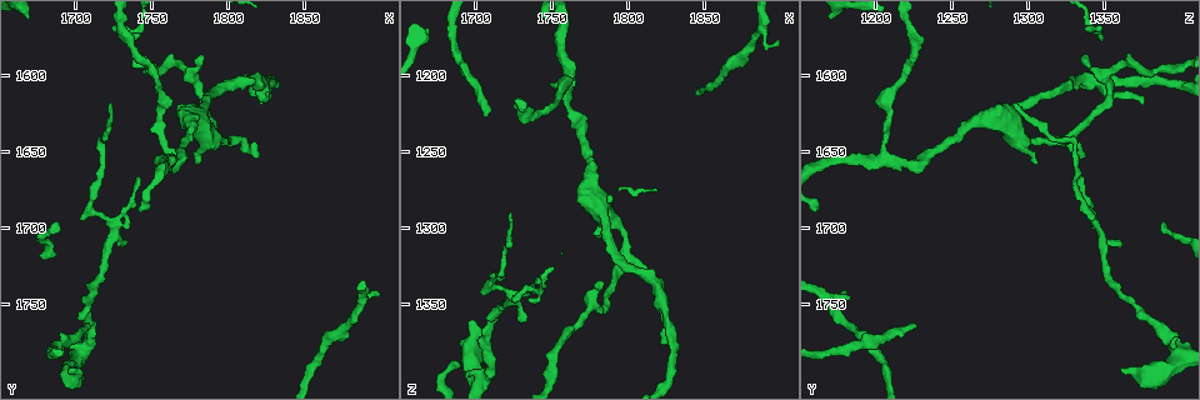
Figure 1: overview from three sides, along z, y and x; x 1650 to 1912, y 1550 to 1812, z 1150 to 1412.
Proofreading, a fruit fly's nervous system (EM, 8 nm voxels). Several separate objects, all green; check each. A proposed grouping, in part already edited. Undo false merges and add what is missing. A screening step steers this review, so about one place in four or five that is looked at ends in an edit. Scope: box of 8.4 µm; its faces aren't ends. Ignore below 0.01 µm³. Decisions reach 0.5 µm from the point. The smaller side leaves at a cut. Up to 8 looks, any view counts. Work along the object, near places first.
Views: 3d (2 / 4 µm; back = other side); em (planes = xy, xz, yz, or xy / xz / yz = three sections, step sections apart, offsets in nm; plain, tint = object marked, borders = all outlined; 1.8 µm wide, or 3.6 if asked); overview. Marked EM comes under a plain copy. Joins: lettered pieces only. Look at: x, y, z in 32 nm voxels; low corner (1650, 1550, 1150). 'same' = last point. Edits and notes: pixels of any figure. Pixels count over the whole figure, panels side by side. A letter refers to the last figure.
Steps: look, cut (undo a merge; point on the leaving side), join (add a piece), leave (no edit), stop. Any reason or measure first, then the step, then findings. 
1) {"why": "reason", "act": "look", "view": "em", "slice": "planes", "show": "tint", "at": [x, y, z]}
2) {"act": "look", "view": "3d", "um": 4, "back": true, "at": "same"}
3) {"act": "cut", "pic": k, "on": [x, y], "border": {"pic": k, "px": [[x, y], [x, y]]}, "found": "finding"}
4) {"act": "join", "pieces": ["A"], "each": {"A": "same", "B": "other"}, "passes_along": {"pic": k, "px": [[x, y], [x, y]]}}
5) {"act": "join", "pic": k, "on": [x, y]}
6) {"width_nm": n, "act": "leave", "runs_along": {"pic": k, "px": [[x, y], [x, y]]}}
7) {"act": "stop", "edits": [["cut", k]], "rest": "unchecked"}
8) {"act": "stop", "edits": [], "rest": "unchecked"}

{"act": "look", "view": "em", "um": 3.6, "slice": "yz", "step": 8, "show": "borders", "at": [1708, 1762, 1226]}

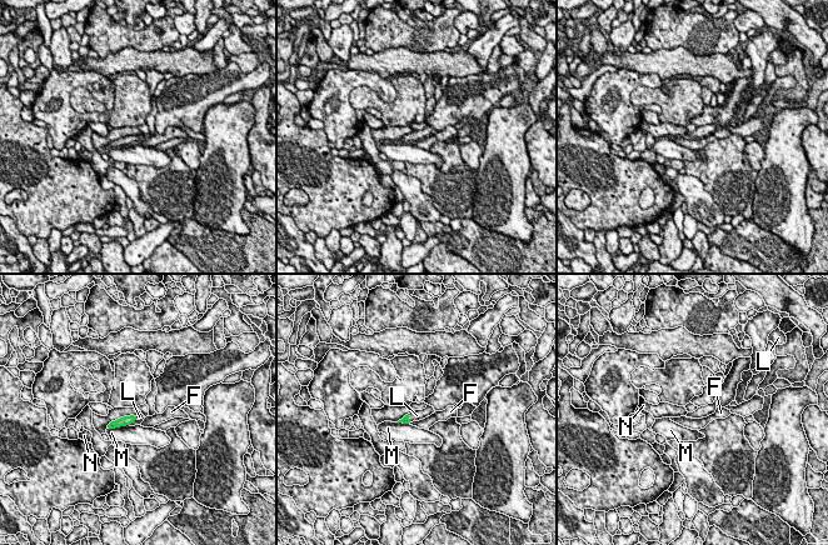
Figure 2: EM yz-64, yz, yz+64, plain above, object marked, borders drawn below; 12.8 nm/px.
{"act": "look", "view": "em", "um": 3.6, "slice": "planes", "show": "borders", "at": "same"}

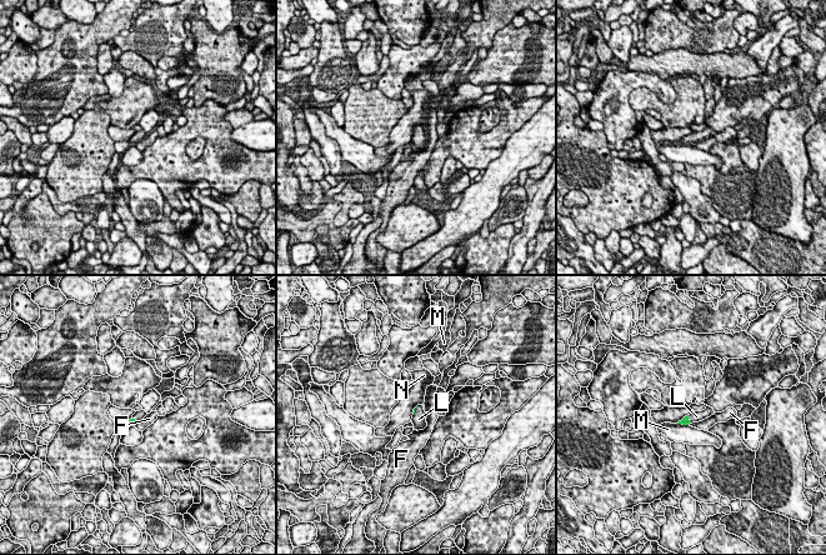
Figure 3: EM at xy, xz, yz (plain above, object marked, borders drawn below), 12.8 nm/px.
{"longest_contact_nm": ["N", 200], "act": "join", "pieces": ["L"], "each": {"F": "other", "L": "same", "M": "other", "N": "other"}, "passes_along": {"pic": 3, "px": [[684, 421], [689, 419], [696, 416]]}, "found": "the neuron continues"}

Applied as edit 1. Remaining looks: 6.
{"why": "branch stops here", "act": "look", "view": "3d", "um": 4, "at": [1700, 1794, 1360]}

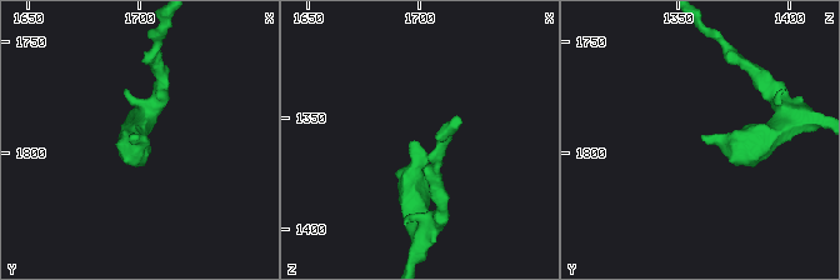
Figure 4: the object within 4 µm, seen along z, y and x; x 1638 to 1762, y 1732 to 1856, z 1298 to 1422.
{"act": "look", "view": "em", "slice": "planes", "show": "borders", "at": [1699, 1793, 1361]}

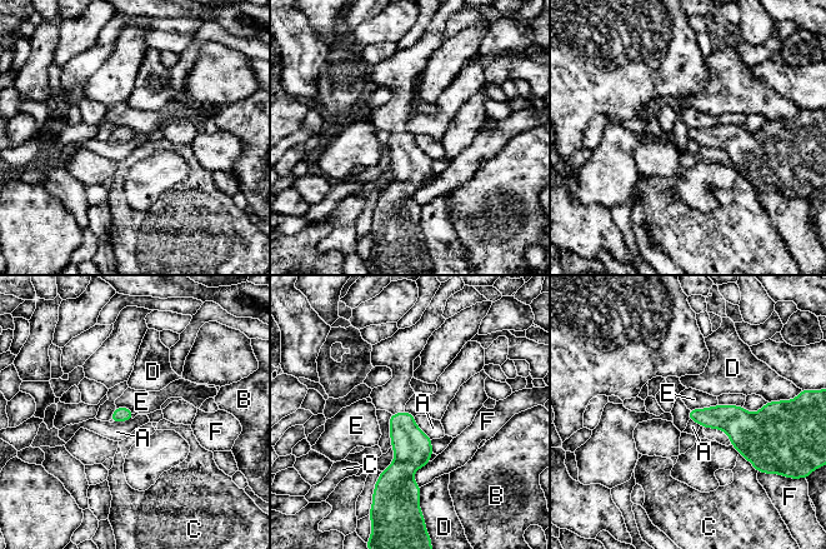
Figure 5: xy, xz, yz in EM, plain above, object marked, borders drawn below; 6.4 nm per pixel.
{"act": "leave", "each": {"A": "other", "B": "other", "C": "other", "D": "other", "E": "other", "F": "other"}, "border": {"pic": 5, "px": [[414, 417], [417, 425], [431, 439]]}, "found": "none of them fits"}

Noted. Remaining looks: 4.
{"why": "redraw", "act": "look", "view": "overview"}

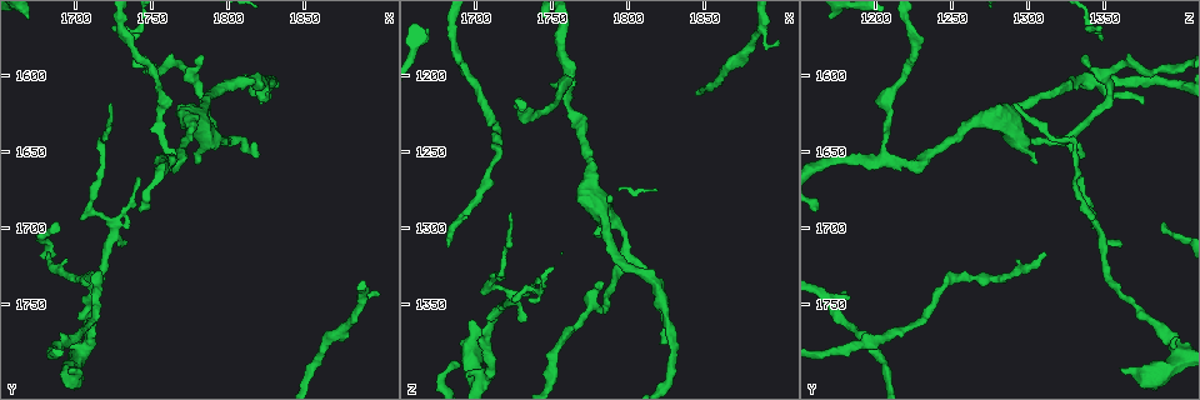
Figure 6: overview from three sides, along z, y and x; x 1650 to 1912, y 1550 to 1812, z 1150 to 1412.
{"why": "branch stops here", "act": "look", "view": "em", "um": 3.6, "slice": "planes", "show": "borders", "at": [1682, 1716, 1310]}

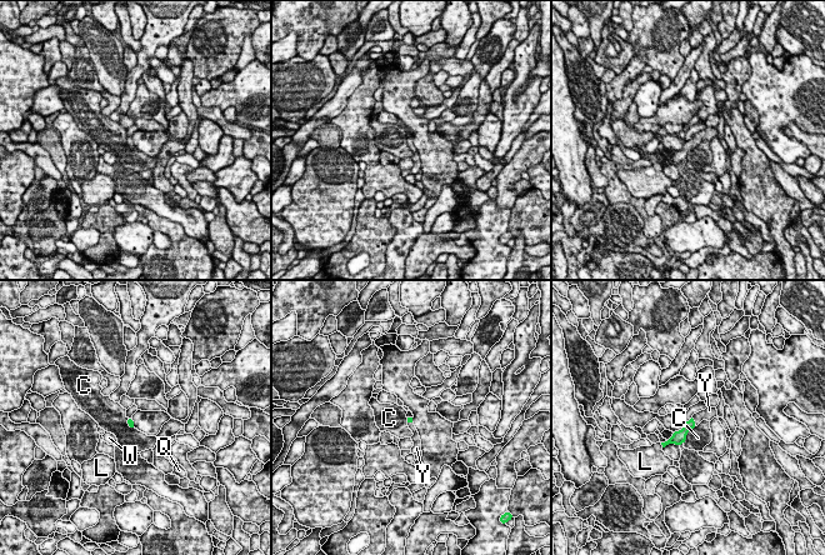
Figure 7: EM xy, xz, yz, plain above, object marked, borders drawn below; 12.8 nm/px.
{"act": "join", "pieces": ["Y"], "each": {"C": "other", "L": "other", "Q": "other", "W": "other", "Y": "same"}, "passes_along": {"pic": 7, "px": [[680, 435], [694, 421], [709, 413]]}, "found": "the neuron continues"}

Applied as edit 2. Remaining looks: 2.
{"act": "stop", "edits": [["join", 3], ["join", 7]], "rest": "unchecked"}

